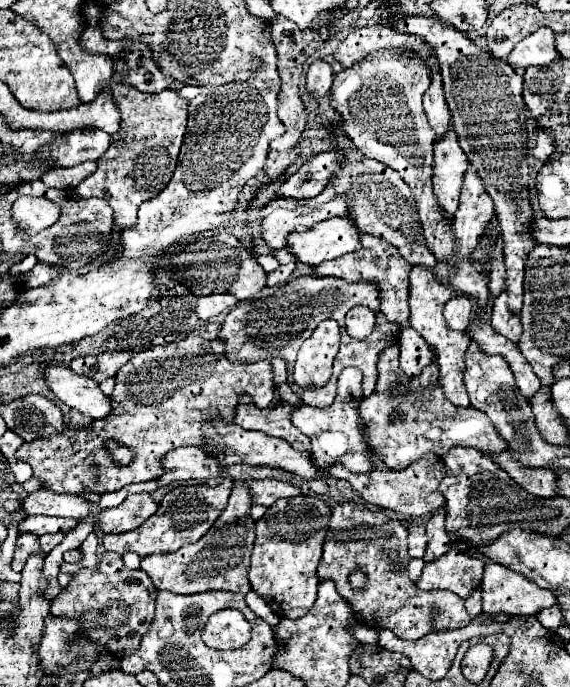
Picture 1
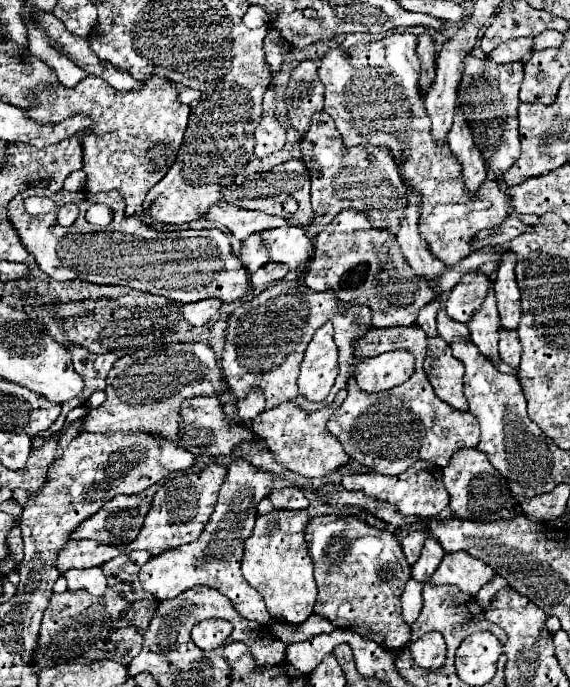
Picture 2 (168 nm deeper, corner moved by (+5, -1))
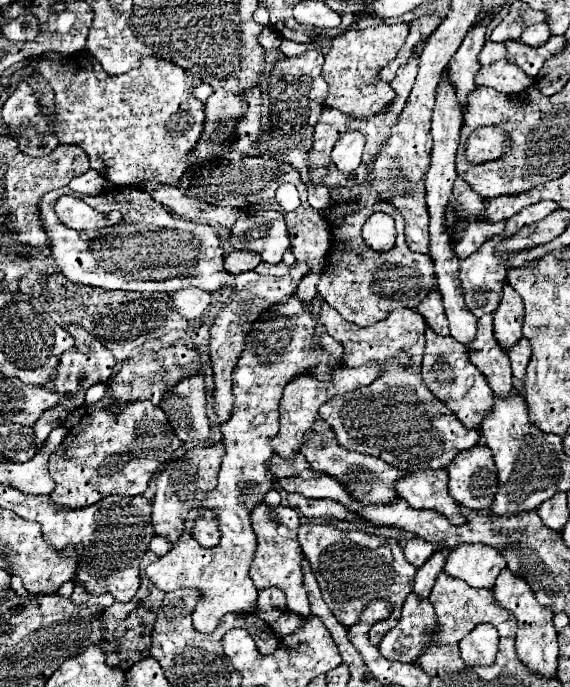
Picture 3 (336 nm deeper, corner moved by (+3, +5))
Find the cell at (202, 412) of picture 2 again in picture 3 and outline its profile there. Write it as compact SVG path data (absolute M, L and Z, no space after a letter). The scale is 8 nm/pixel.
M202 374L180 380L160 408L166 412L176 436L182 442L210 440L210 420L206 414L206 388Z

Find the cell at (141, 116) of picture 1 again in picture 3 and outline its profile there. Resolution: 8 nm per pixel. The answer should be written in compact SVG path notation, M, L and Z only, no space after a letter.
M80 52L72 54L68 64L52 64L48 60L38 60L38 68L32 72L32 78L42 78L50 84L54 92L54 112L40 112L42 108L38 106L38 94L32 90L34 86L28 82L30 78L22 78L16 86L16 92L2 106L4 126L10 128L12 134L18 136L26 128L24 124L28 124L40 136L54 134L60 142L80 146L90 158L90 168L94 168L100 176L104 176L110 184L116 186L136 186L146 194L150 194L158 184L176 186L176 180L180 180L184 172L186 152L188 148L192 148L192 144L196 144L196 138L200 138L204 124L204 104L192 96L192 74L172 62L144 58L140 68L134 68L132 72L126 72L122 76L110 76L108 80L98 80L92 68L88 68L86 54Z

